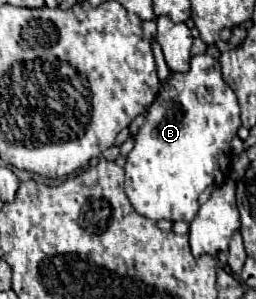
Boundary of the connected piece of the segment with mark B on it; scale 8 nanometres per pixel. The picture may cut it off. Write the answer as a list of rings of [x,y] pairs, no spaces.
[[[208,54],[192,56],[188,72],[172,72],[160,88],[156,100],[146,112],[146,120],[134,138],[134,148],[126,158],[126,196],[134,210],[150,220],[190,222],[198,214],[198,196],[218,182],[224,182],[230,172],[232,148],[230,142],[240,128],[240,106],[234,90],[222,78],[220,62]]]

